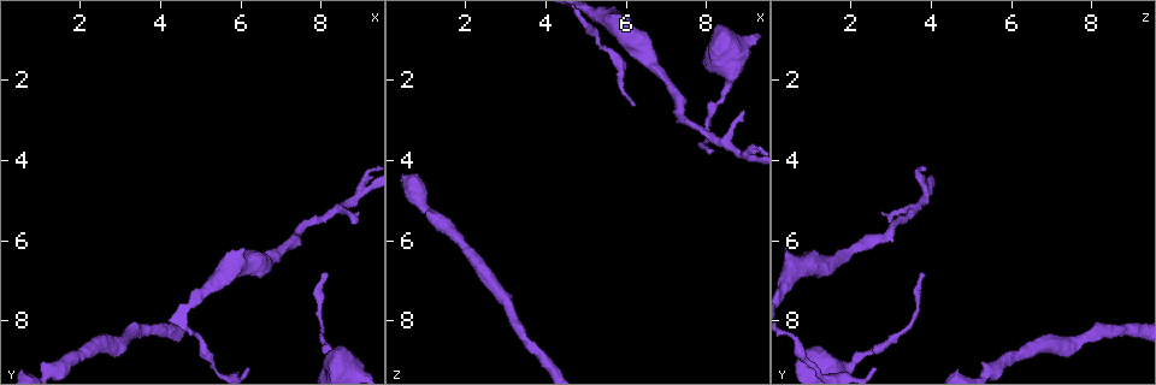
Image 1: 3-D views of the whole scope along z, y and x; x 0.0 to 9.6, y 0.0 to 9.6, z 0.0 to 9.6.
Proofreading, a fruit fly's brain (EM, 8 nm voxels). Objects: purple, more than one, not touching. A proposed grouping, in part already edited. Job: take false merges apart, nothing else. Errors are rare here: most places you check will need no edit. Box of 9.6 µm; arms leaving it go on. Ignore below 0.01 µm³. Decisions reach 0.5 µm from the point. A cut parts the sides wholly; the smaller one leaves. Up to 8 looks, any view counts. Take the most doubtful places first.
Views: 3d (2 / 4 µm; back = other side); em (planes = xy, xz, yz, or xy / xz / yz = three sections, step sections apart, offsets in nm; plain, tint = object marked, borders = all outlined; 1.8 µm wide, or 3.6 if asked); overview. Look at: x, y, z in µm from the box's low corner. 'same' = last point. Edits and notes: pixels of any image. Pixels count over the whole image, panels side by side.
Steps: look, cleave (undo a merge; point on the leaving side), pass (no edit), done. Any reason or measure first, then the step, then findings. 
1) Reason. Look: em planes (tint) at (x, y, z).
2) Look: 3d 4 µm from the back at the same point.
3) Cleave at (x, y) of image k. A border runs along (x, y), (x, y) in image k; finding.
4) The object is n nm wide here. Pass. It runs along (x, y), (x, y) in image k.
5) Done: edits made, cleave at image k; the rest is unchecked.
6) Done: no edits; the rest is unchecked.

Sharp bend. Look: em xy step 4 (tint) at (8.95, 4.90, 3.80).

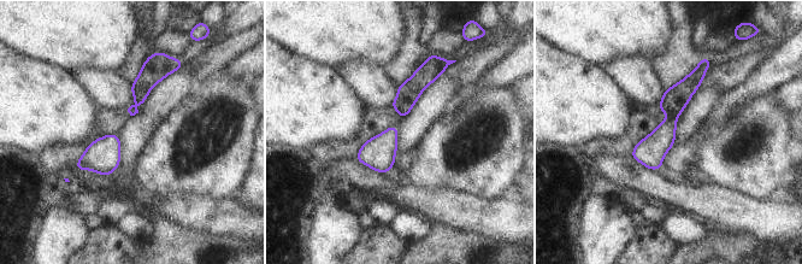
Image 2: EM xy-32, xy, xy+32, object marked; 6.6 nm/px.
Cleave at (674, 99) of image 2. A border runs along (670, 116), (677, 117) in image 2; a second neuron is stuck on.

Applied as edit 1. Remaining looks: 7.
Look: overview.

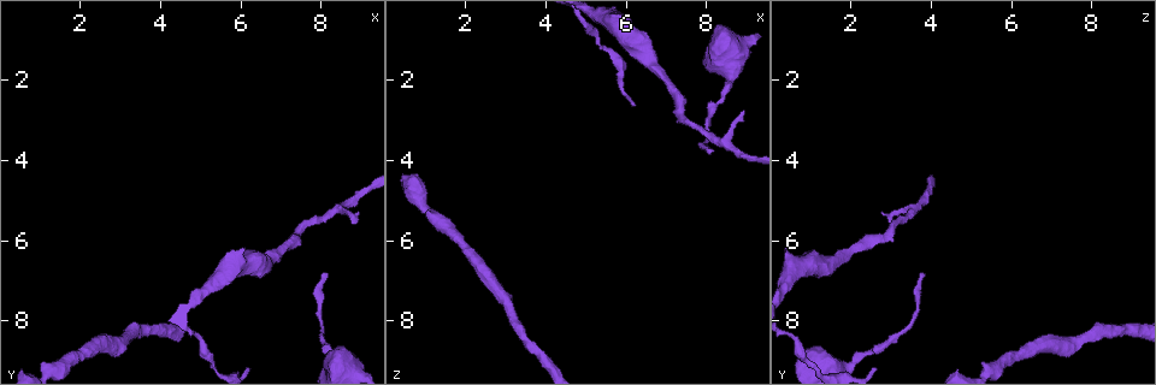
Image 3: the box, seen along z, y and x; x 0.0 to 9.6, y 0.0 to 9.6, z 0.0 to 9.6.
Narrows sharply. Look: 3d 2 µm at (7.95, 8.10, 3.55).

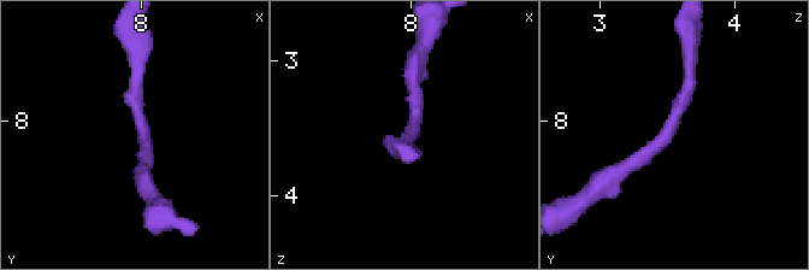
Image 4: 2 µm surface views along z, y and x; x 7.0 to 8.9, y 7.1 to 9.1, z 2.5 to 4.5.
The arms are 160, 170 nm wide. Look: em xz step 8 (tint) at (8.00, 8.04, 3.52).

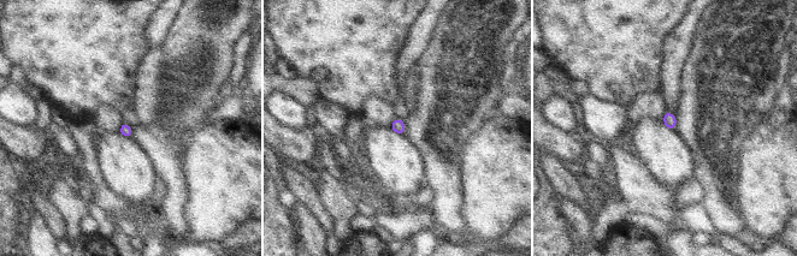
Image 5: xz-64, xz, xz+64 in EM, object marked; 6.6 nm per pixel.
Cut it another way. Look: em planes (borders) at the same point.

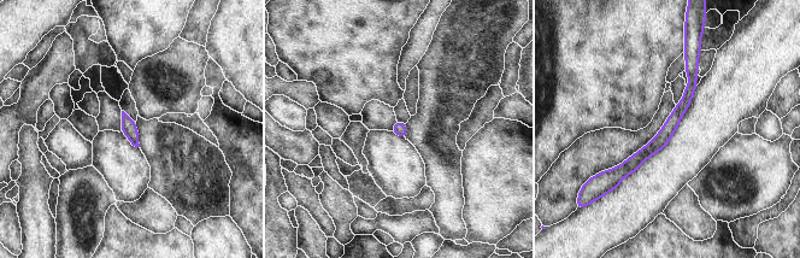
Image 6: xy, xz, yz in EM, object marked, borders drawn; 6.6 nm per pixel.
The object is 90 nm wide here. Pass. All the same neuron.

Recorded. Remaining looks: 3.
Thick turns thin. Look: 3d 4 µm at (8.60, 9.10, 2.05).

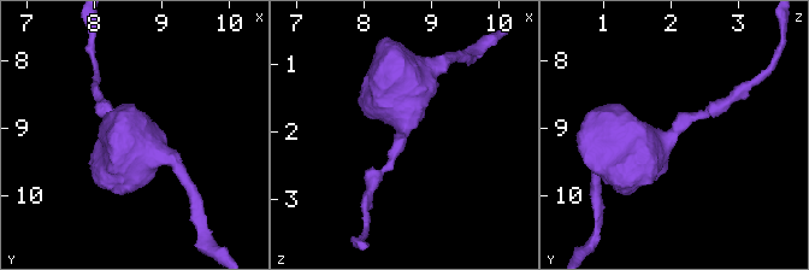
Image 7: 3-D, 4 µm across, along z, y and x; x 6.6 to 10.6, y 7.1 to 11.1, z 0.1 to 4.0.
Look: em 3.6 µm planes (tint) at (8.65, 9.15, 2.00).

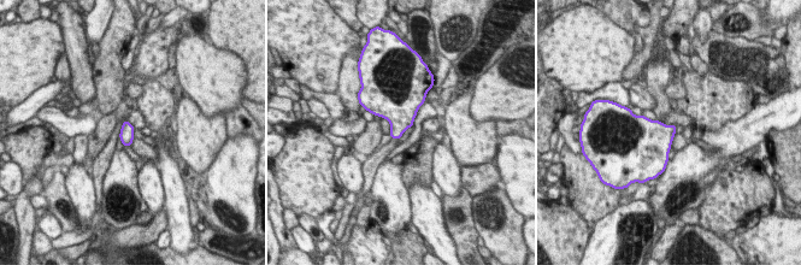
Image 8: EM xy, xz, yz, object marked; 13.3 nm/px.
The object is 170 nm wide here. Pass. One neuron here.

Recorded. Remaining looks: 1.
Done: edits made, cleave at image 2; the rest is unchecked.

